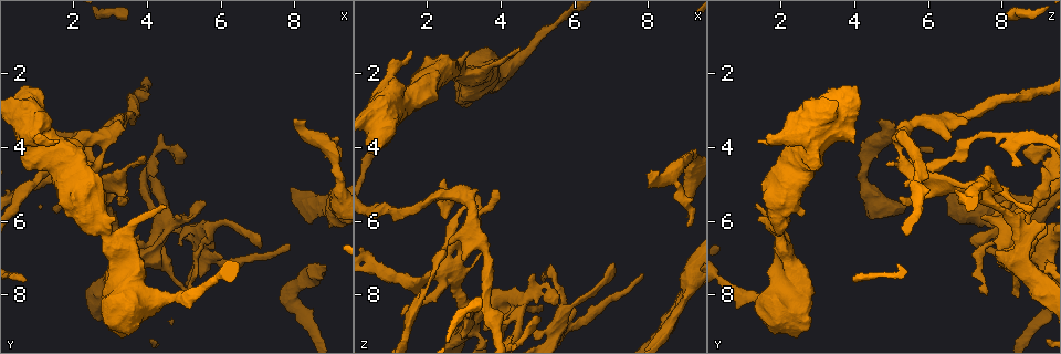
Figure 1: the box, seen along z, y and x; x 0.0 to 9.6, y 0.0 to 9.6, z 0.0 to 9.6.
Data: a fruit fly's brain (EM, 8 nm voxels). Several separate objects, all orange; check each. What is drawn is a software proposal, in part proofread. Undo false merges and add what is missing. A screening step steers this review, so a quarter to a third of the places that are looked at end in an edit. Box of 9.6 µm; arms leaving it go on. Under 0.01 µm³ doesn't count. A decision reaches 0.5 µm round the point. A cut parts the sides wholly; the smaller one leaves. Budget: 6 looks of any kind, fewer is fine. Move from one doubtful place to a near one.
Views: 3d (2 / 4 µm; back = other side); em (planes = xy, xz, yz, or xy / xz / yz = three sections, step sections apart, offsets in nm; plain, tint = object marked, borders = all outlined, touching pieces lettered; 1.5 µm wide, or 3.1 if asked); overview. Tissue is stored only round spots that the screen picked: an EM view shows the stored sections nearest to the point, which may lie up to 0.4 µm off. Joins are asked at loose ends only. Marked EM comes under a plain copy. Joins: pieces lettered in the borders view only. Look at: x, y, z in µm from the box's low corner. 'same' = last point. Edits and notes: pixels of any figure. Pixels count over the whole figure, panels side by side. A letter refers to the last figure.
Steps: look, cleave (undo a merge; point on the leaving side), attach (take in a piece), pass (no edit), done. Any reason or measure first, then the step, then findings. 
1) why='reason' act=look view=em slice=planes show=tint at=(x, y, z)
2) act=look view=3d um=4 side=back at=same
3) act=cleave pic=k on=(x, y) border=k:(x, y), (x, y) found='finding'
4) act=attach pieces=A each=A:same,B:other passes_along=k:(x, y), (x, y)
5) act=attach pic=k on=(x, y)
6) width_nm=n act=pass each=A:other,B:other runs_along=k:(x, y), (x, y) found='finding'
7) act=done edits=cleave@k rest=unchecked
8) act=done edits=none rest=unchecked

why='branch stops here' act=look view=3d um=4 at=(8.15, 3.30, 4.65)

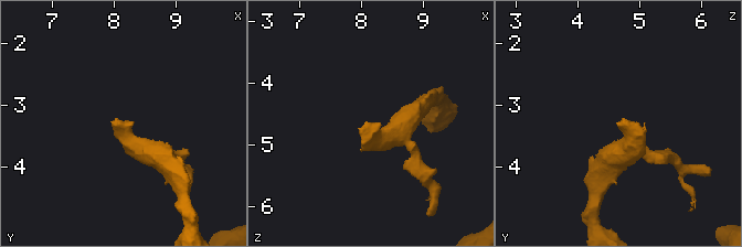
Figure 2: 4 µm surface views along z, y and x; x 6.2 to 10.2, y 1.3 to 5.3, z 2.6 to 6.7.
why='now the EM' act=look view=em slice=planes show=borders at=(8.10, 3.30, 4.65)

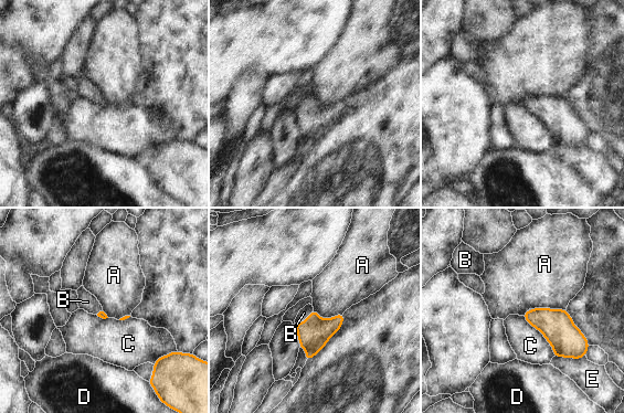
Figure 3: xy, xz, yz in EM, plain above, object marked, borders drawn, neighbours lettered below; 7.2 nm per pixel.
act=attach pieces=B each=A:other,B:same,C:other,D:other,E:other passes_along=3:(314, 332), (306, 318), (304, 313) found='the cell continues'

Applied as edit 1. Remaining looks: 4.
why='redraw' act=look view=overview

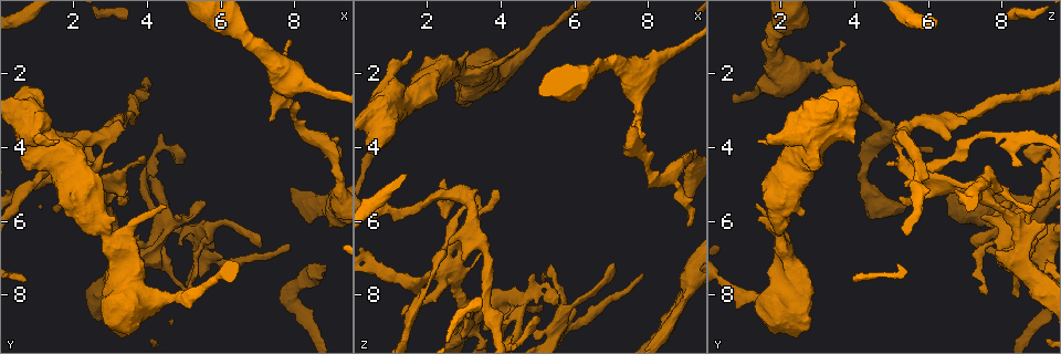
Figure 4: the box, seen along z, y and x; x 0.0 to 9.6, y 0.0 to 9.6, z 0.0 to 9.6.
why='thick end' act=look view=3d um=4 at=(3.10, 8.00, 2.85)

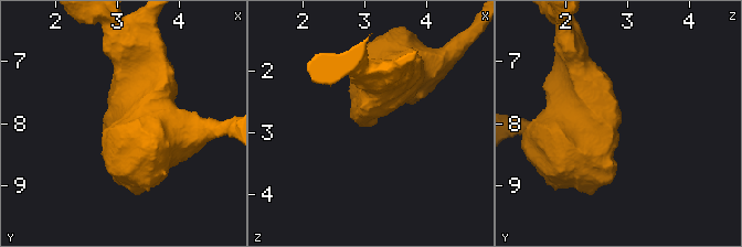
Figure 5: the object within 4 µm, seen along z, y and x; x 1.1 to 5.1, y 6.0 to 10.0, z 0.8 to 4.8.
act=look view=em slice=planes show=borders at=(3.10, 7.95, 2.85)

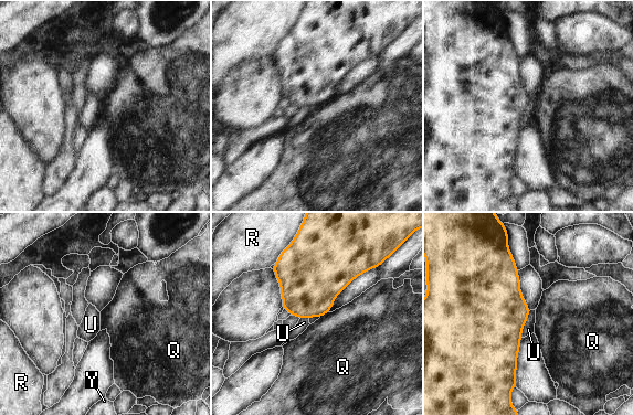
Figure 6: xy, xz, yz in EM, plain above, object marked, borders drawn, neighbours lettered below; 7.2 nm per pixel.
act=pass each=Q:other,R:other,U:other,Y:other found='no lettered piece goes on from it'

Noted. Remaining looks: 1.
act=done edits=attach@3 rest=unchecked

